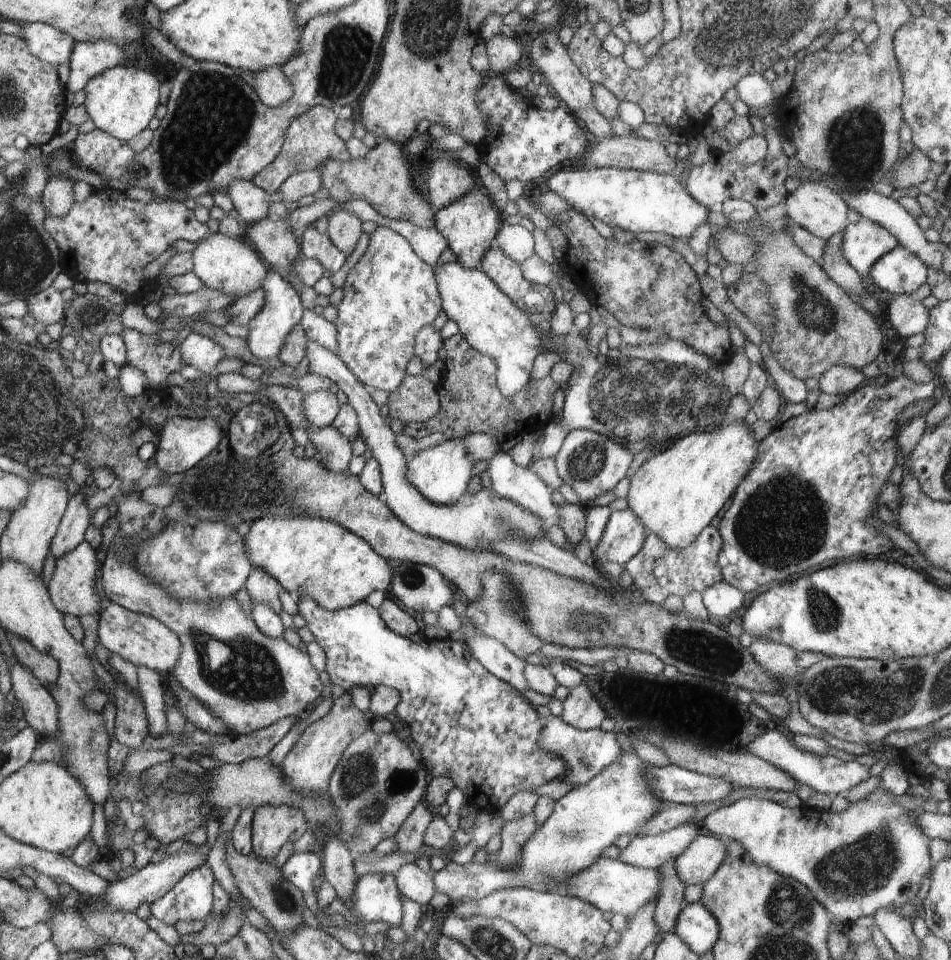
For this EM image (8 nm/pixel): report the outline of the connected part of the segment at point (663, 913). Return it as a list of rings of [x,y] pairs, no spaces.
[[[668,860],[668,864],[664,864],[657,870],[662,872],[664,884],[662,884],[662,892],[656,903],[654,922],[656,922],[659,934],[666,936],[674,932],[679,913],[687,906],[684,896],[686,885],[679,880],[672,860]]]

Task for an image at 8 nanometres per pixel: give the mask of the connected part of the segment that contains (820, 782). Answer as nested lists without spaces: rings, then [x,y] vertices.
[[[782,726],[774,729],[767,728],[761,736],[741,747],[741,751],[750,753],[794,776],[801,784],[812,787],[818,793],[830,794],[832,796],[845,796],[852,787],[868,780],[871,777],[868,766],[862,766],[858,762],[843,762],[834,756],[818,756],[811,752],[798,749],[794,745],[793,734]]]

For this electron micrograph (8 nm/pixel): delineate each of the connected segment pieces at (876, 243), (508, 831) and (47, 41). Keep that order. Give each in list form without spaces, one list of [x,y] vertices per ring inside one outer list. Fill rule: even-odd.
[[[864,217],[859,222],[849,223],[842,232],[842,250],[844,256],[863,277],[867,277],[867,272],[881,256],[884,256],[884,254],[899,245],[894,236],[885,228],[882,228],[879,224],[871,220],[866,220]]]
[[[534,810],[518,820],[505,821],[502,824],[502,848],[493,857],[498,866],[510,868],[510,864],[518,866],[518,854],[522,852],[522,844],[531,840],[532,834],[538,829]]]
[[[26,23],[21,28],[20,37],[38,60],[52,64],[68,63],[76,46],[76,41],[69,34],[46,23]]]

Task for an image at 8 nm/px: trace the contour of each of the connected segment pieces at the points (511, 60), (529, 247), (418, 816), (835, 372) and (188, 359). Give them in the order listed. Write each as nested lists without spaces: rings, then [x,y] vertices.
[[[495,35],[485,41],[489,65],[494,72],[506,75],[510,69],[520,67],[518,62],[522,56],[522,43],[506,35]]]
[[[502,224],[491,248],[500,248],[514,262],[521,263],[534,255],[532,233],[521,225]]]
[[[420,802],[412,814],[404,820],[400,830],[394,836],[394,842],[398,846],[398,852],[412,852],[416,854],[418,848],[423,844],[424,834],[434,820],[436,811],[432,810],[428,802]]]
[[[834,365],[819,376],[818,386],[824,394],[846,397],[860,388],[864,378],[866,376],[860,369],[848,365]]]
[[[190,333],[179,345],[185,364],[190,364],[205,374],[211,374],[216,364],[225,358],[224,350],[210,338]]]

